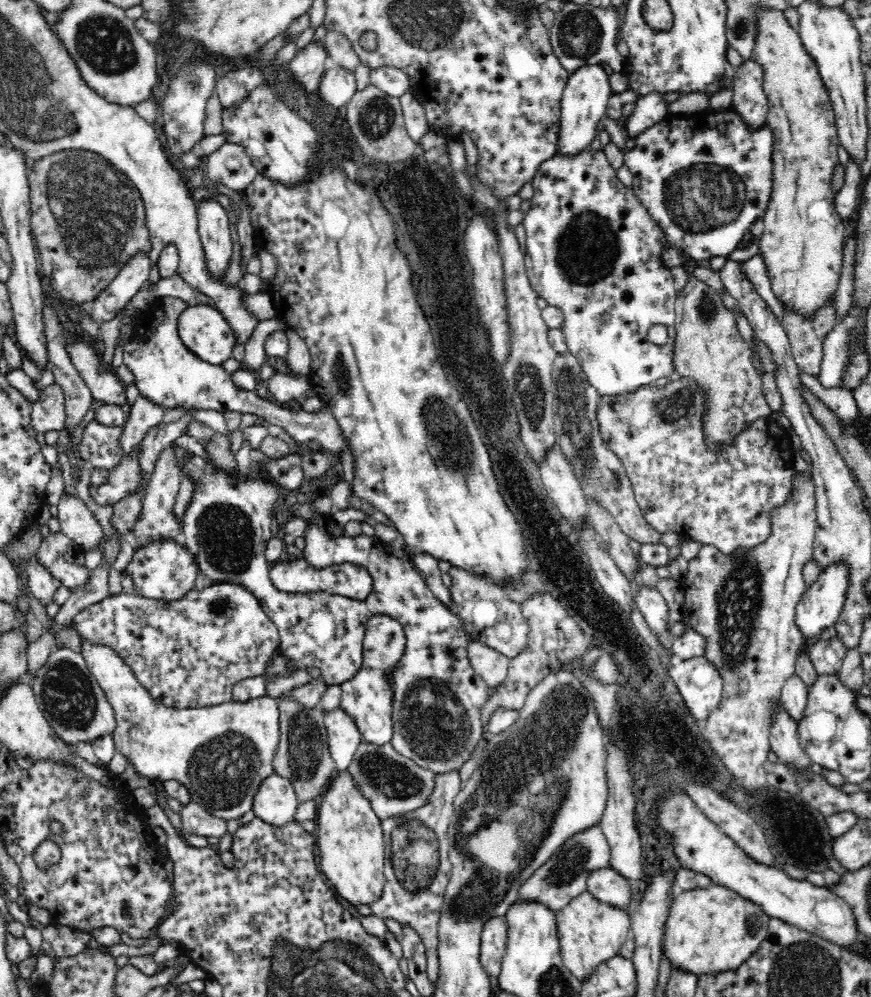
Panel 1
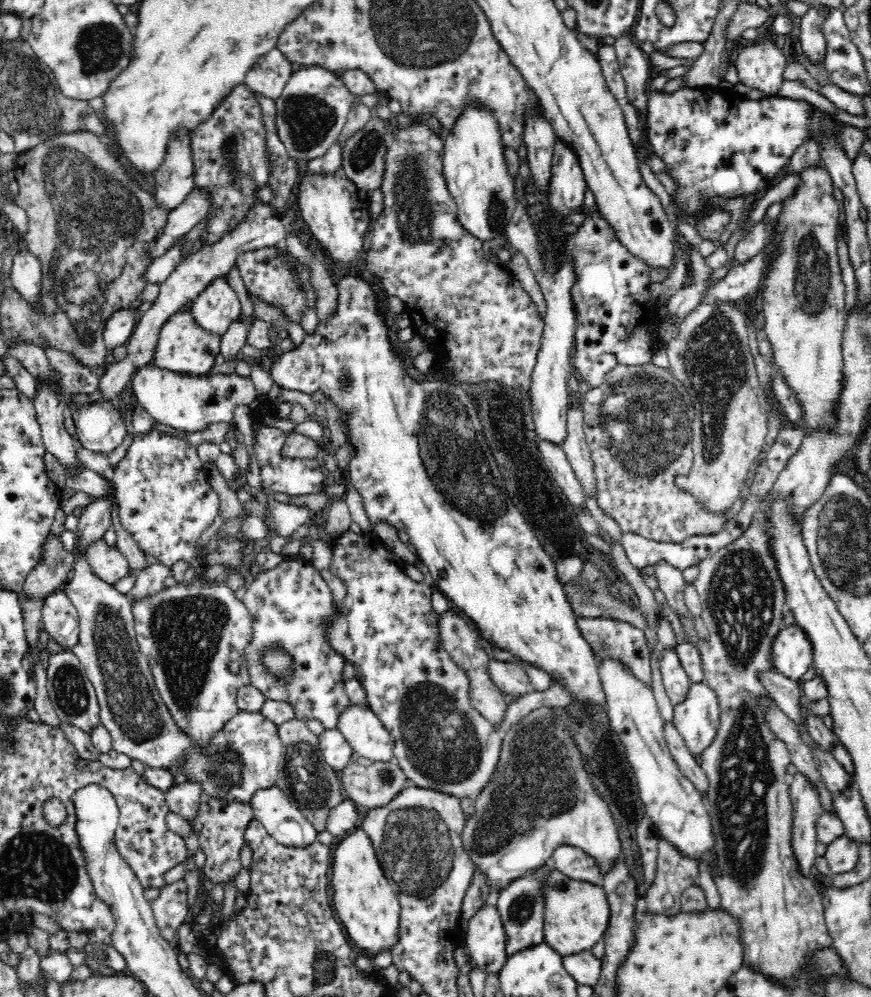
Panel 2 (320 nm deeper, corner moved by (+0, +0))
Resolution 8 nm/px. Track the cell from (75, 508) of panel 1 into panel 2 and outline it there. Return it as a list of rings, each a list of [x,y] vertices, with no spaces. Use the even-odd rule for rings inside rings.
[[[103,536],[85,546],[85,557],[92,572],[111,586],[128,575],[129,562],[117,547],[110,546]]]

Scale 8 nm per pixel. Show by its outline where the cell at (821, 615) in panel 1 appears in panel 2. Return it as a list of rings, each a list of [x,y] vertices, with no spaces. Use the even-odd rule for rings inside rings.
[[[796,623],[780,630],[773,643],[773,660],[778,672],[794,680],[813,666],[813,643]]]

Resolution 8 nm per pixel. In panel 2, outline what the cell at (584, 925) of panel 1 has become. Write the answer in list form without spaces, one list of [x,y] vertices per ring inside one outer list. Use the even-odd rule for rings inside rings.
[[[552,870],[544,895],[544,940],[563,957],[590,951],[604,938],[609,926],[610,907],[601,885],[574,880],[558,870]]]

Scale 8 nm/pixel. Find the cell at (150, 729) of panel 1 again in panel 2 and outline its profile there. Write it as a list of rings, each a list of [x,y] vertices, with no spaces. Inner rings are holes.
[[[80,535],[75,536],[75,545],[71,551],[74,567],[72,580],[62,587],[78,614],[78,642],[72,646],[72,652],[94,685],[100,703],[101,725],[111,735],[112,748],[120,754],[126,754],[131,760],[142,762],[145,766],[161,767],[167,771],[170,771],[170,768],[179,768],[187,780],[200,784],[205,796],[222,800],[225,804],[249,803],[257,790],[274,786],[285,752],[277,725],[260,711],[239,710],[238,714],[230,718],[216,734],[211,735],[207,745],[198,745],[192,739],[192,735],[184,732],[169,712],[164,699],[160,696],[160,691],[155,687],[148,660],[140,653],[134,633],[134,615],[130,598],[92,572],[78,540]]]

